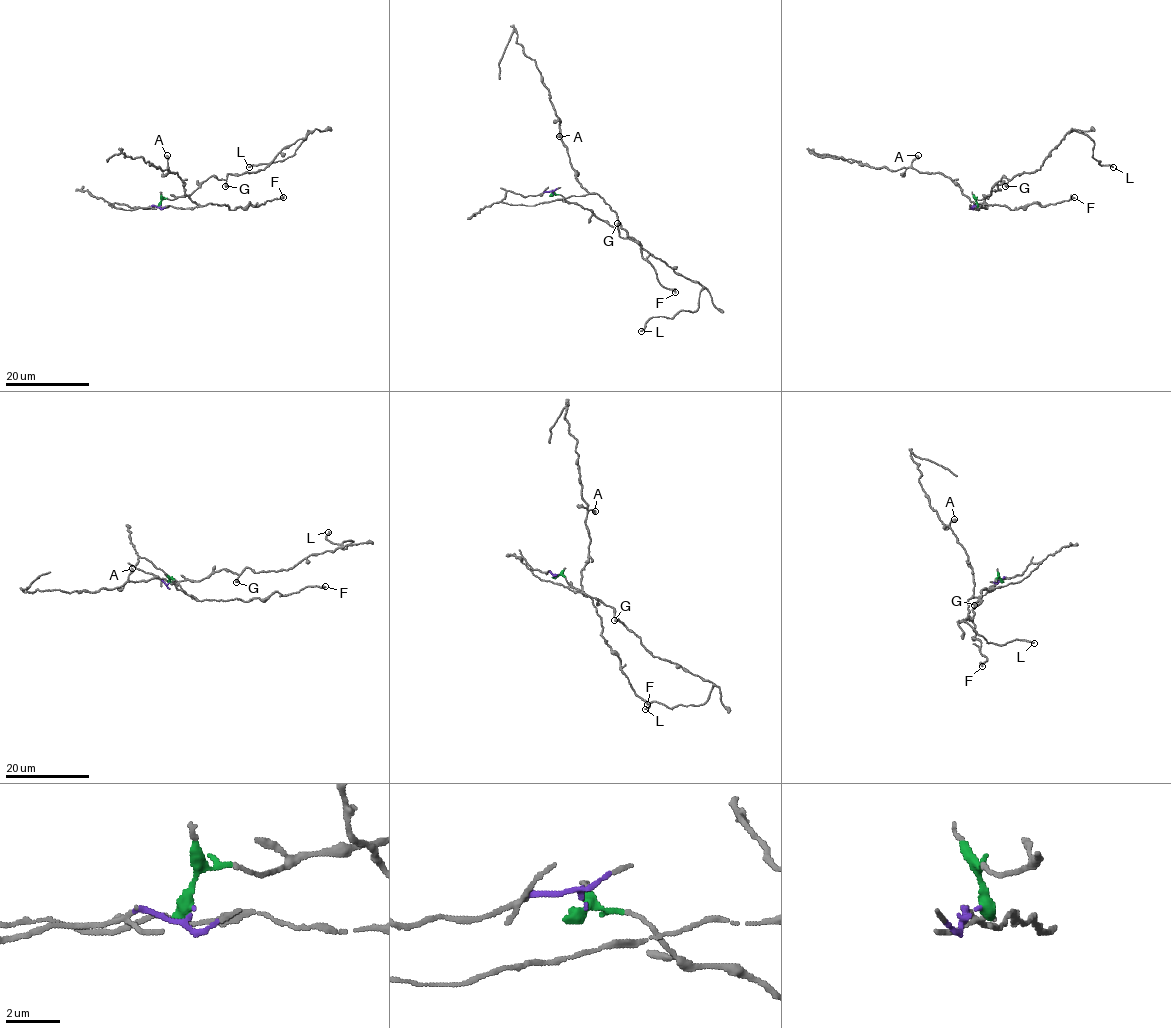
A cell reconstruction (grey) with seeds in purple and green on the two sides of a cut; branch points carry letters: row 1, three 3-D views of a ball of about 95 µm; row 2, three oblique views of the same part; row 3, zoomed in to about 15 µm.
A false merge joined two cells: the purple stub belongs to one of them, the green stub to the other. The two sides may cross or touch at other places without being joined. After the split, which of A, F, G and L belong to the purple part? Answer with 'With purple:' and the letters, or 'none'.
With purple: A, F

